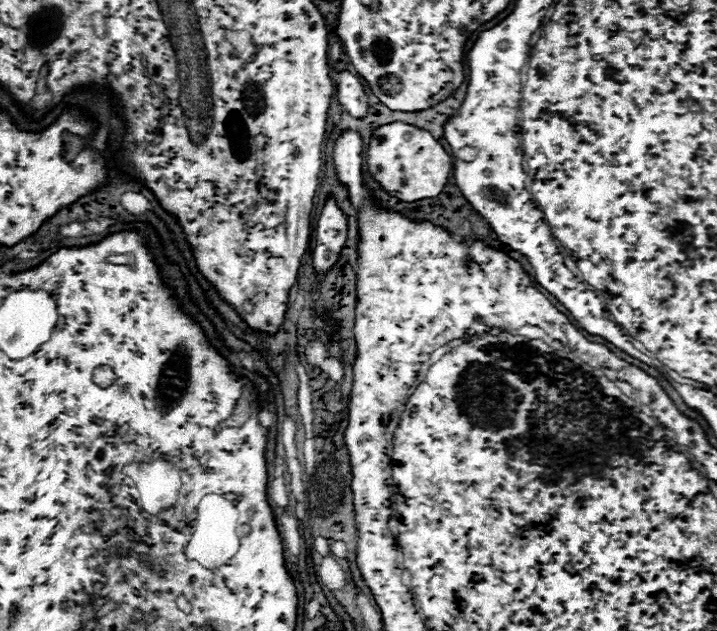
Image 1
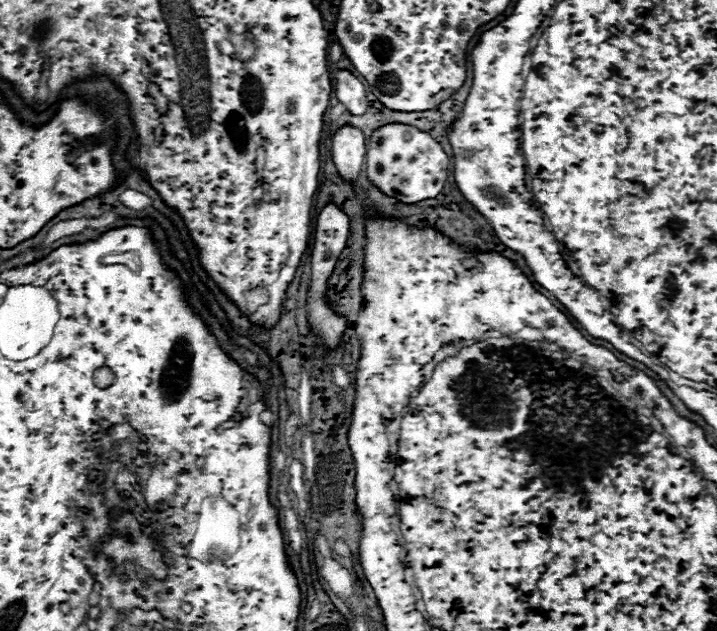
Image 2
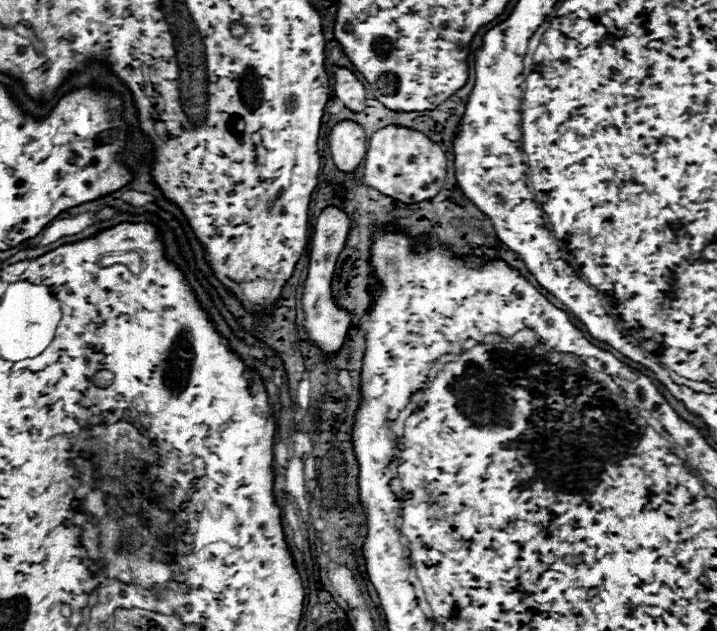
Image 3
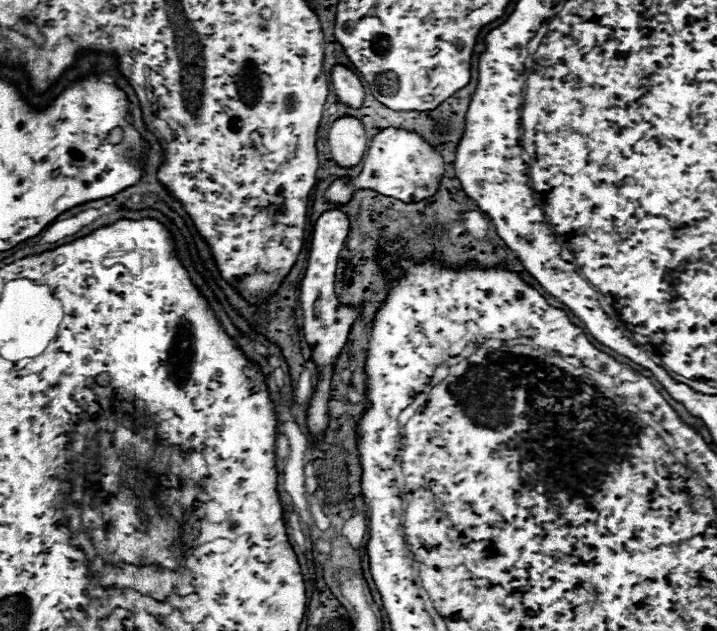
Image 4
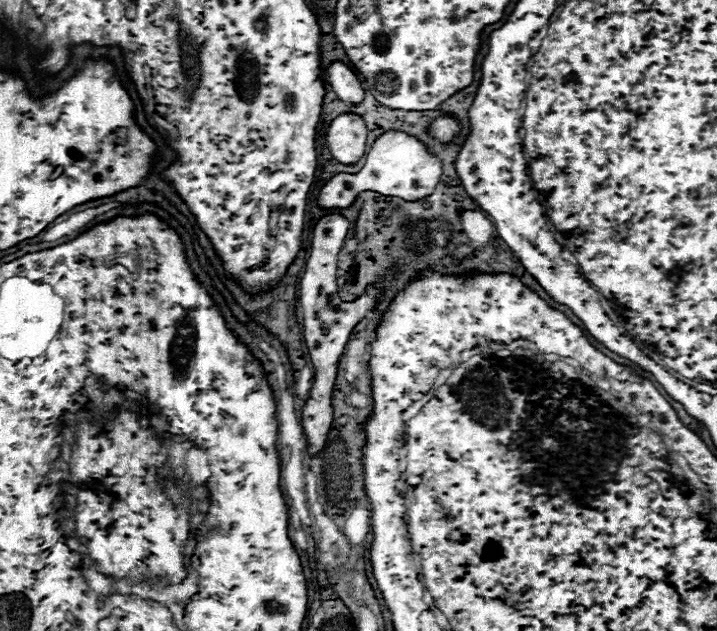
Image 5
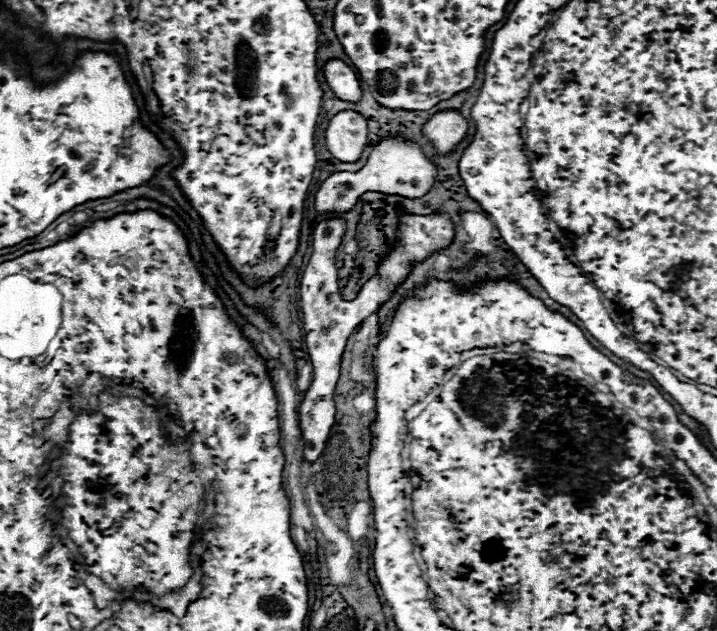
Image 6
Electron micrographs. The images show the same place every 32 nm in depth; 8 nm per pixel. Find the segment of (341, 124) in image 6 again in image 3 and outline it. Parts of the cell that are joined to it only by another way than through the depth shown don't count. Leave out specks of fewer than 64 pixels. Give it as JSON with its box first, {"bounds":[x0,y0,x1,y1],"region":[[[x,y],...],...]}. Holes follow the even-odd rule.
{"bounds":[330,120,366,172],"region":[[[342,120],[330,130],[330,152],[334,164],[344,170],[352,172],[364,160],[366,154],[366,134],[364,128],[352,120]]]}

